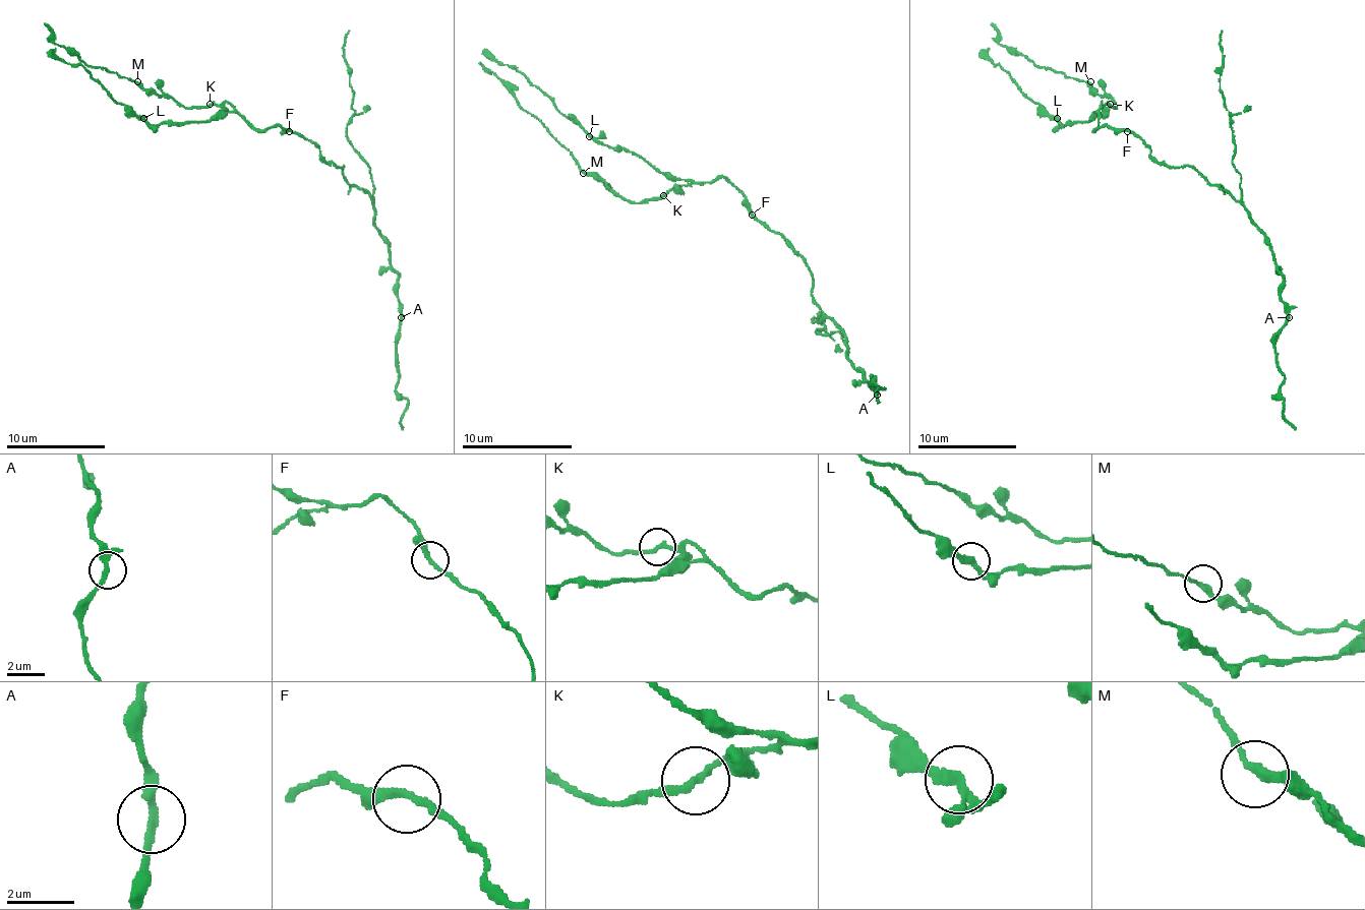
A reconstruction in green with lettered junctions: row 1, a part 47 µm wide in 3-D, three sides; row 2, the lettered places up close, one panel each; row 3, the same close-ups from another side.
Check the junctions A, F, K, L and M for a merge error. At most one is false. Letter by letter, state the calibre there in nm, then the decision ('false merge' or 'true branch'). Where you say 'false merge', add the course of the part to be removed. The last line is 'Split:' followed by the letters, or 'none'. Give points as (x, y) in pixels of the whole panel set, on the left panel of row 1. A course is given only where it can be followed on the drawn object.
A: 240 nm | true branch
F: 220 nm | true branch
K: 220 nm | true branch
L: 220 nm | true branch
M: 240 nm | true branch
Split: none

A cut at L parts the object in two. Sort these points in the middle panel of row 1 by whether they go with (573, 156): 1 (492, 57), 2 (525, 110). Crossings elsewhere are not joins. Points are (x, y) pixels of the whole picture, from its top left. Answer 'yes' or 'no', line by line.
1: no
2: yes

